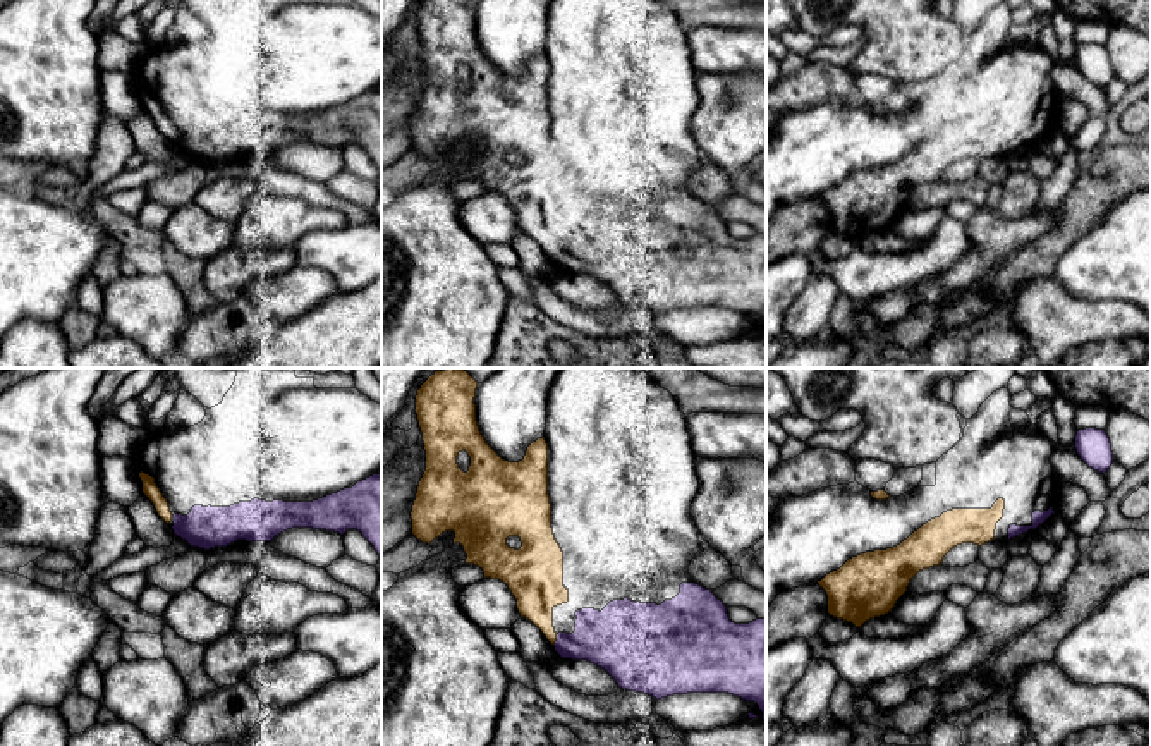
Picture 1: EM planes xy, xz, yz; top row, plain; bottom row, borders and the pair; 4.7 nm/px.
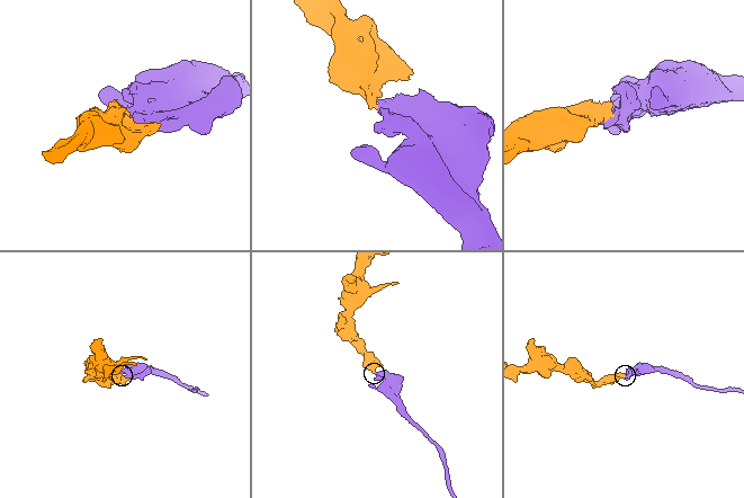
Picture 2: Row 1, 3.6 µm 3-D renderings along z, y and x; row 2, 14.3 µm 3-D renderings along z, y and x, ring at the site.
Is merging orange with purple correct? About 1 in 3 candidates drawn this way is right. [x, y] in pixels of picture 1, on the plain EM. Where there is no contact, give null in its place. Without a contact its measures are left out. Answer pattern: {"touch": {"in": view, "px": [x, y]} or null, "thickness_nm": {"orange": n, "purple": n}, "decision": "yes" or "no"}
{"touch": {"in": "xz", "px": [555, 255]}, "thickness_nm": {"orange": 220, "purple": 260}, "decision": "yes"}

